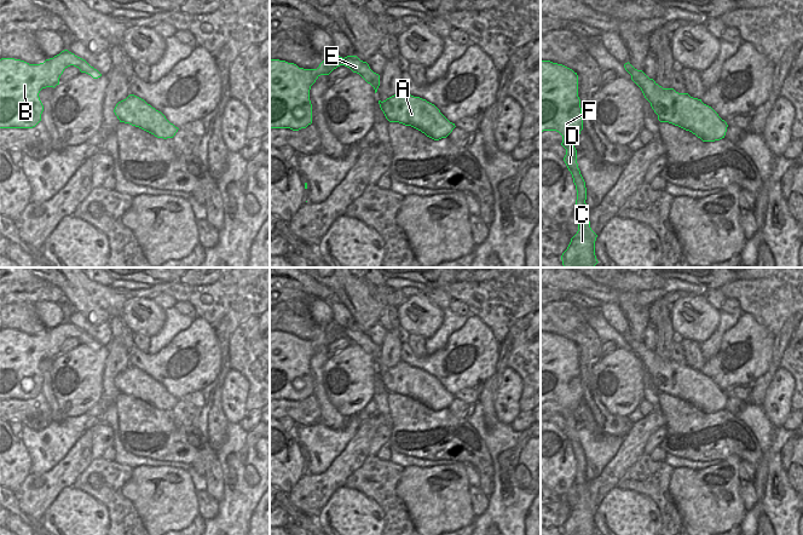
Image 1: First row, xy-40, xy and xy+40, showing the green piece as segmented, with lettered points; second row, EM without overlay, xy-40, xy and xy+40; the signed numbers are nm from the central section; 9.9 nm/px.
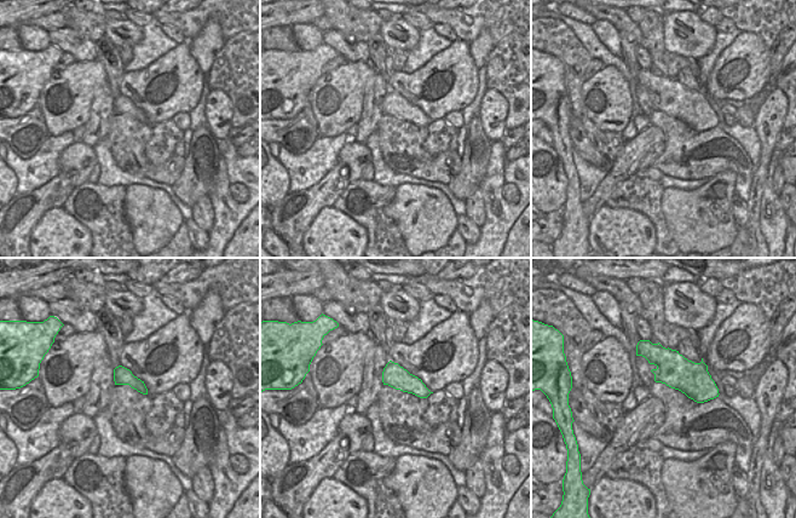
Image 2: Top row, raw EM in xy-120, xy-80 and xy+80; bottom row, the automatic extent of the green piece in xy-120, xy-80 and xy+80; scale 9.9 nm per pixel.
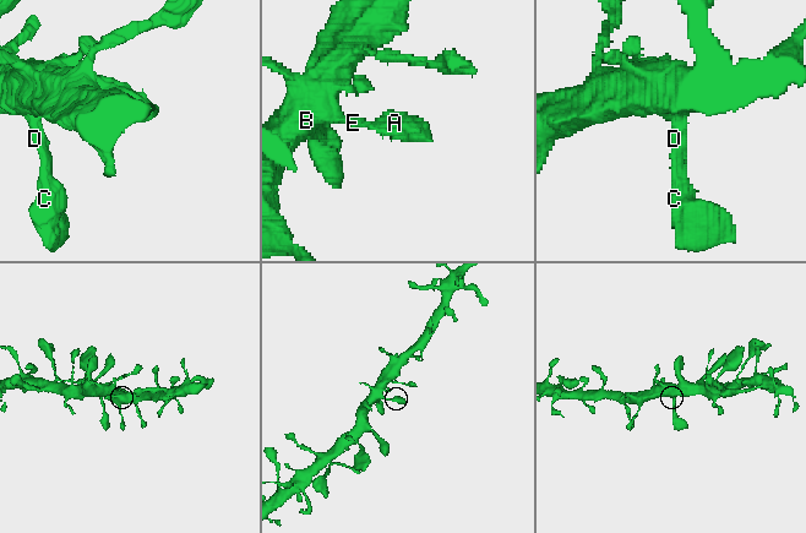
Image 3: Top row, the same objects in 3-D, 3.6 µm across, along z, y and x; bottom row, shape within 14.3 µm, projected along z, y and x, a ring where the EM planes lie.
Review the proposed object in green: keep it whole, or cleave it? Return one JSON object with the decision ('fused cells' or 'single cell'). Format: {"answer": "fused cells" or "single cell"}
{"answer": "single cell"}

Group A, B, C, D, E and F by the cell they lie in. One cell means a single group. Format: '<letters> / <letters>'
A B C D E F

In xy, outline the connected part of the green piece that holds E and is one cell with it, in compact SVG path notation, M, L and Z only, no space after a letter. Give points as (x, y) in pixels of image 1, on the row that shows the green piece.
M333 52L317 69L304 69L285 61L270 59L270 128L299 131L311 125L311 86L320 75L329 75L340 65L359 74L377 92L380 75L357 56L342 58Z

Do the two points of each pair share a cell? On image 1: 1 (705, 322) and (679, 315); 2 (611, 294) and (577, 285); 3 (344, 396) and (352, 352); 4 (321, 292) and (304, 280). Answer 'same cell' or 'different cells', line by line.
1: same cell
2: same cell
3: same cell
4: same cell

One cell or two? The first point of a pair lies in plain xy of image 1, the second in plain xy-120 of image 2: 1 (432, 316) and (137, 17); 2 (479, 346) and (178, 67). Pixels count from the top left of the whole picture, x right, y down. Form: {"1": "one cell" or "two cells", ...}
{"1": "two cells", "2": "one cell"}

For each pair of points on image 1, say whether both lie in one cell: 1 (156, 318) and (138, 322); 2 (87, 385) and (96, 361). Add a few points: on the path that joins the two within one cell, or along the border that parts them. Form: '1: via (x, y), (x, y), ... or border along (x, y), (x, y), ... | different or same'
1: via (151, 318), (146, 318), (143, 322) | same
2: via (88, 379), (90, 367) | same

